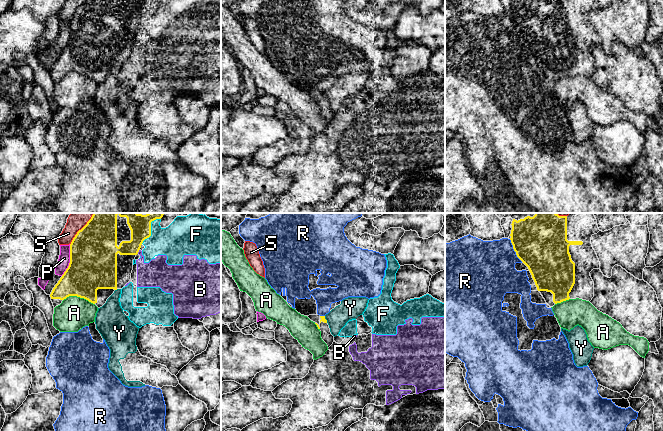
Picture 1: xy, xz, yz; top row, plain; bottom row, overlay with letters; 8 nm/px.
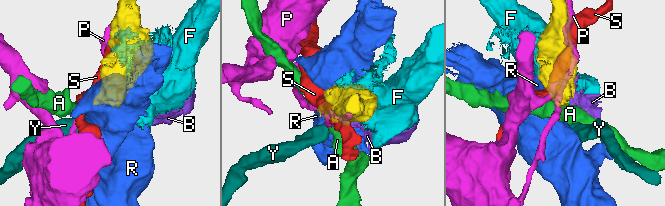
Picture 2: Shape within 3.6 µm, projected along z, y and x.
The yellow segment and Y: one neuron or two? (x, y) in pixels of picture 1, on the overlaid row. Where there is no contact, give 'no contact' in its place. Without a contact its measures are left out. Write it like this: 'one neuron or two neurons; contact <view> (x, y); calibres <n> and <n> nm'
two neurons; contact xz (325, 319); calibres 40 and 180 nm

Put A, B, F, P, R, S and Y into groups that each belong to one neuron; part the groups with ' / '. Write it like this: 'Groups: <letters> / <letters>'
Groups: A / B F / P / R / S / Y

